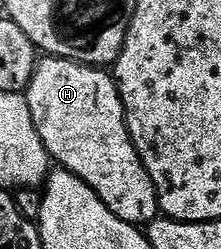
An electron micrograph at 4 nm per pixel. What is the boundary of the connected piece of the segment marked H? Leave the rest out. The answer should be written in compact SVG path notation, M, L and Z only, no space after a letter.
M46 56L35 65L34 75L24 93L32 112L32 124L36 124L36 132L40 132L40 140L44 140L44 148L51 159L61 169L84 180L84 184L88 184L88 188L92 188L92 192L104 200L104 208L108 208L112 216L139 228L159 217L158 193L130 139L118 85L105 69L85 66L67 58Z

